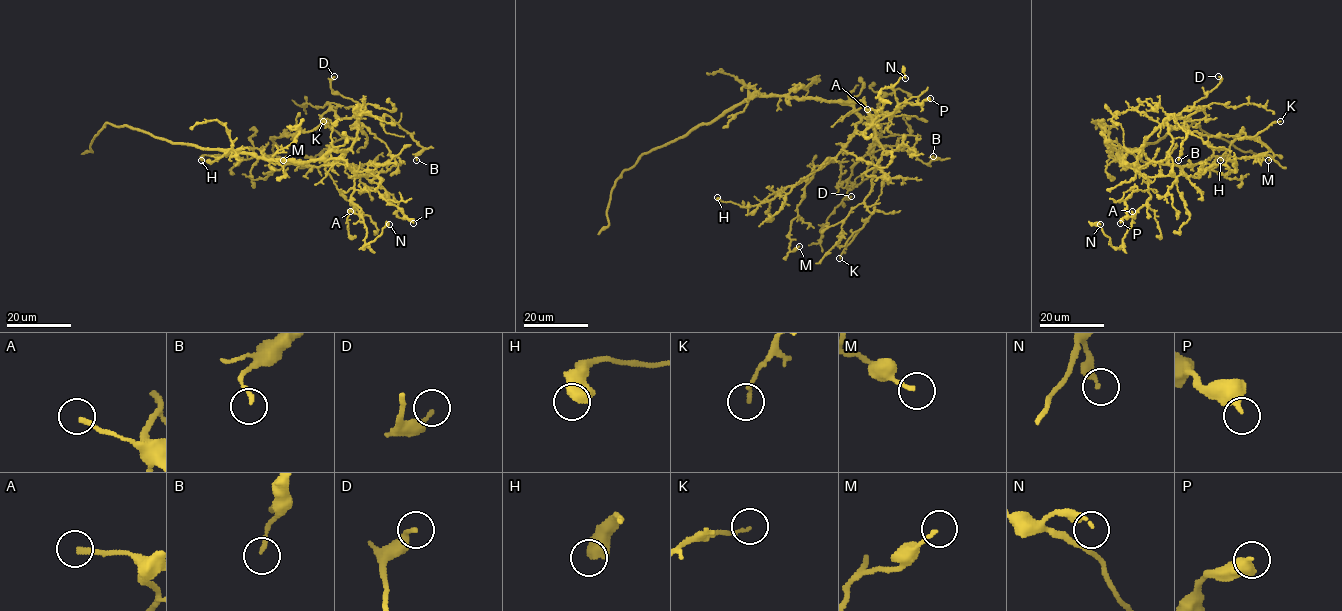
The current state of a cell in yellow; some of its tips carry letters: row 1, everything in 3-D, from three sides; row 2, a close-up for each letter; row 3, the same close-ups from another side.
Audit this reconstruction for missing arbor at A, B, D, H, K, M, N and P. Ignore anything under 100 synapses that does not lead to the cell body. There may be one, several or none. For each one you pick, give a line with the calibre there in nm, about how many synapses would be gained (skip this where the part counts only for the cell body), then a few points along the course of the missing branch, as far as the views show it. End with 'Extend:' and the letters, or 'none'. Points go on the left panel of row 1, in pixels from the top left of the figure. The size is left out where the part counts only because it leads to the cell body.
Extend: none

